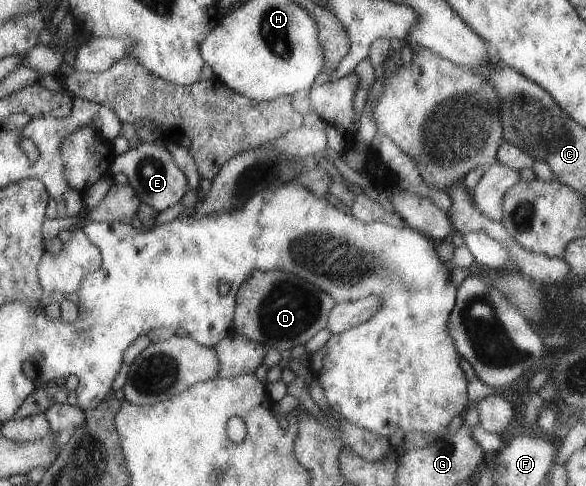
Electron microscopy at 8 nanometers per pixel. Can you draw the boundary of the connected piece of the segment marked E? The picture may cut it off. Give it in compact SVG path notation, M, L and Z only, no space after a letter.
M162 141L139 144L135 149L129 148L127 152L115 157L115 161L109 165L109 175L117 173L125 173L129 179L128 184L133 187L137 197L156 209L158 213L179 204L188 191L185 173L175 164Z

